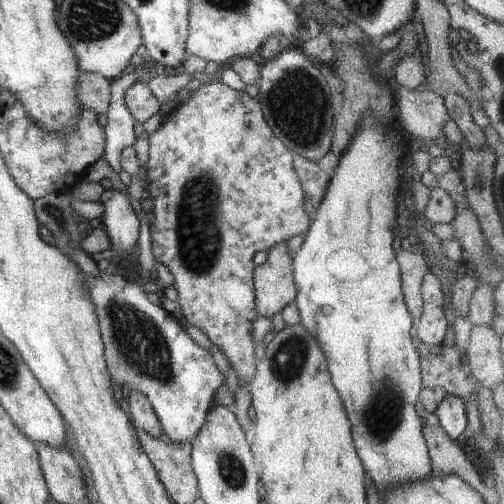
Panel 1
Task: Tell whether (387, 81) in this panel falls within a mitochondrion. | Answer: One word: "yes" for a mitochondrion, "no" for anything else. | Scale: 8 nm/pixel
no

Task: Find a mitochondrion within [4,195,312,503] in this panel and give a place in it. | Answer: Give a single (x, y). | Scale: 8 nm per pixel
(141, 350)

